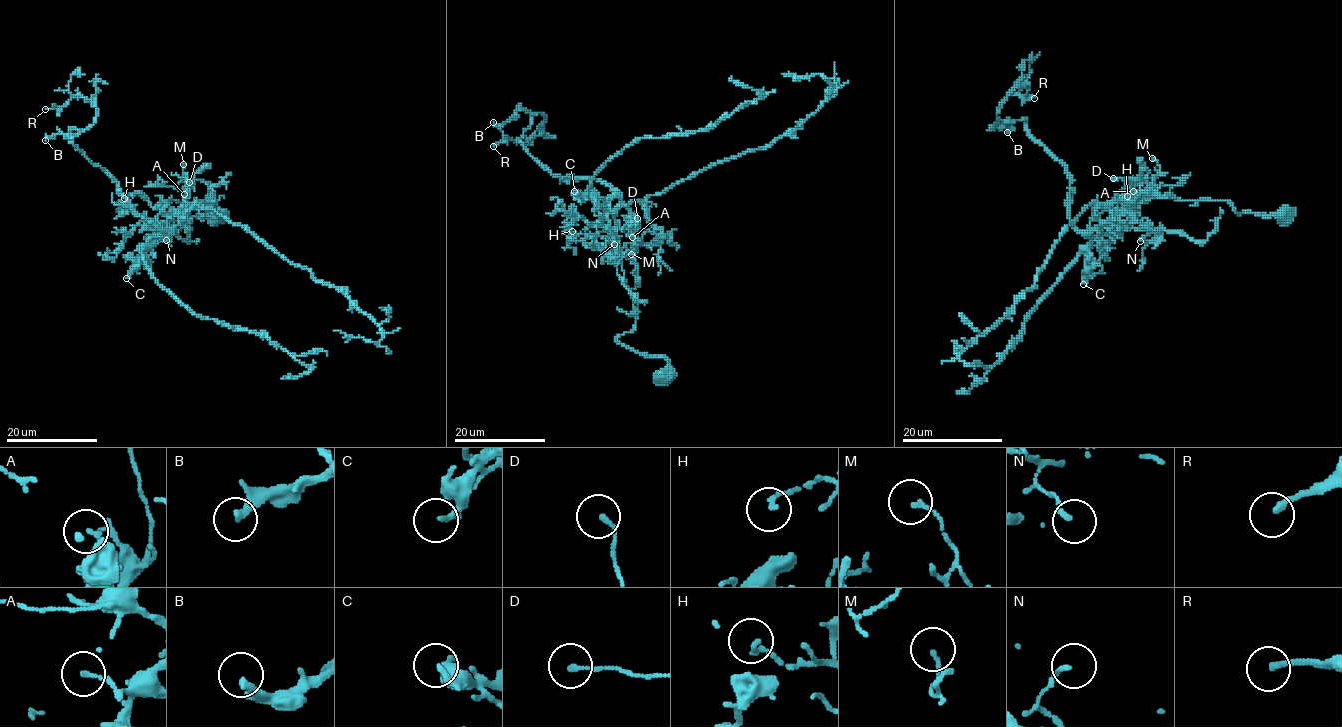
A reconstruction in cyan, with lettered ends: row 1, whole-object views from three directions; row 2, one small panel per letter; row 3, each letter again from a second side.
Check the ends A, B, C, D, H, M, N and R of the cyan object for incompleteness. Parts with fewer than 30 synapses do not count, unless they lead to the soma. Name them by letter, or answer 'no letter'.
B, R

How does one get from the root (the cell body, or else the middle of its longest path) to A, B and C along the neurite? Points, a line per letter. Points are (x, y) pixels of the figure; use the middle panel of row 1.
A: (666, 374), (664, 357), (616, 340), (634, 329), (635, 309), (614, 229), (626, 228), (632, 237)
B: (666, 374), (664, 357), (616, 340), (635, 309), (615, 193), (546, 169), (516, 139), (525, 110), (493, 122)
C: (666, 374), (664, 357), (616, 340), (634, 329), (635, 309), (614, 215), (608, 197), (574, 191)

